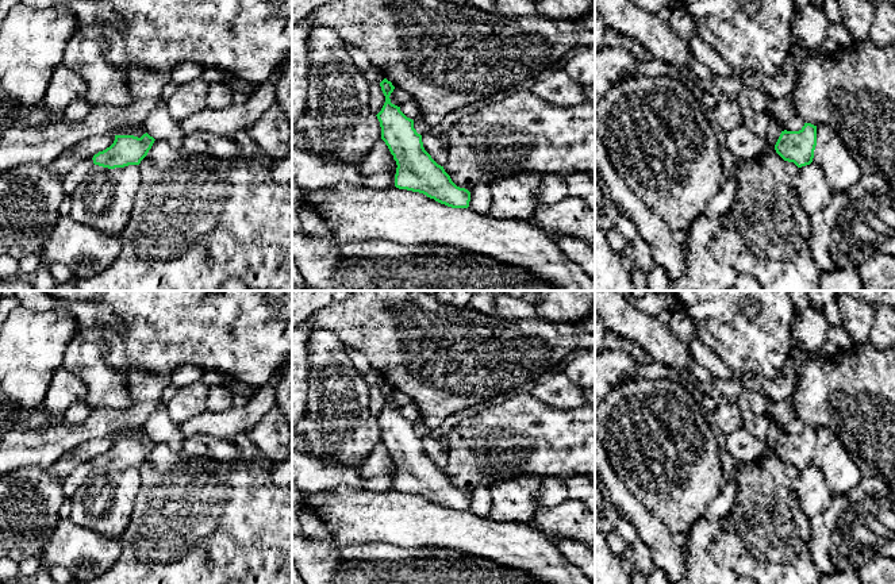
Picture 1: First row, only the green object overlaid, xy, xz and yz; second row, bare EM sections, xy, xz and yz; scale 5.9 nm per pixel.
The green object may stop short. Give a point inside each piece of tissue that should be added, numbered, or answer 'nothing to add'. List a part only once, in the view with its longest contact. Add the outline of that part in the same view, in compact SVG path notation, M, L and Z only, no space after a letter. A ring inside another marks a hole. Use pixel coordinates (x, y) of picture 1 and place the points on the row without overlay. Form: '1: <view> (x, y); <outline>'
nothing to add

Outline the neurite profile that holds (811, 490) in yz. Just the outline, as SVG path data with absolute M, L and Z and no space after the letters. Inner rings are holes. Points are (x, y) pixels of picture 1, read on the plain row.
M814 465L799 470L795 481L795 495L802 512L808 518L823 511L833 497L822 472Z

